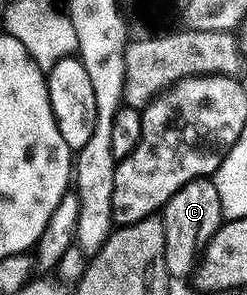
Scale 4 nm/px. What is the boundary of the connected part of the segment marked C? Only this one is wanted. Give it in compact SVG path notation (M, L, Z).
M199 178L183 185L161 210L165 231L165 261L172 278L185 278L195 269L199 252L223 222L219 193L212 178Z

